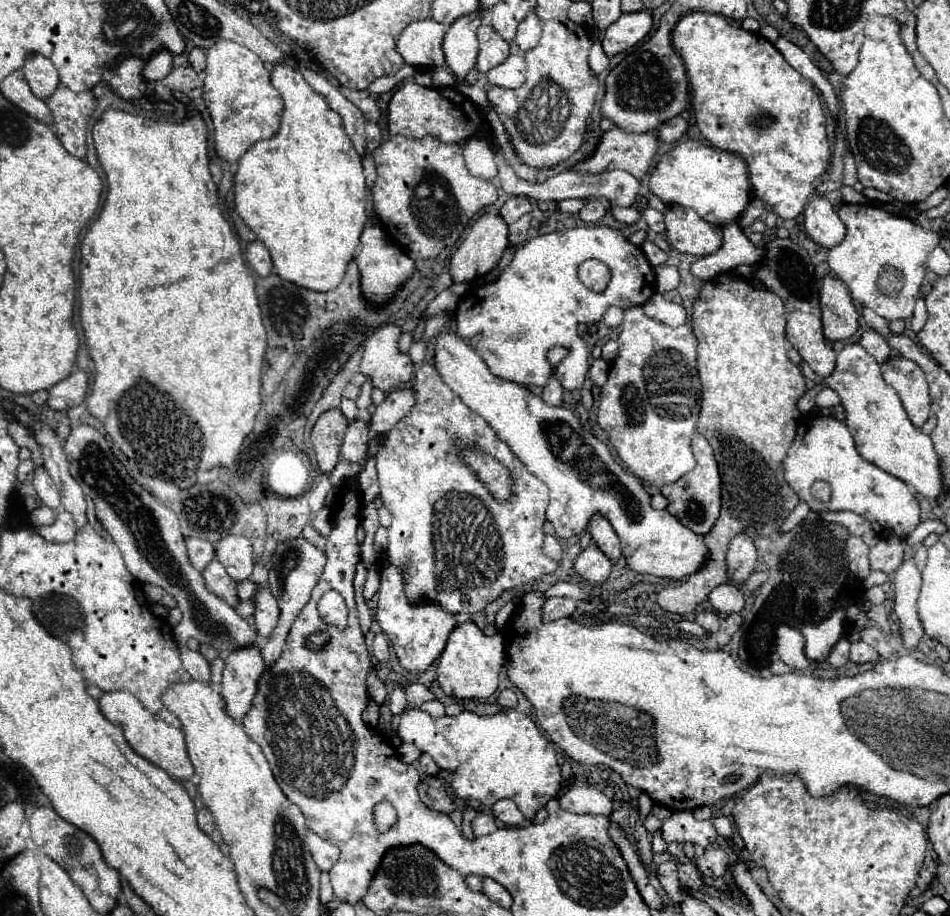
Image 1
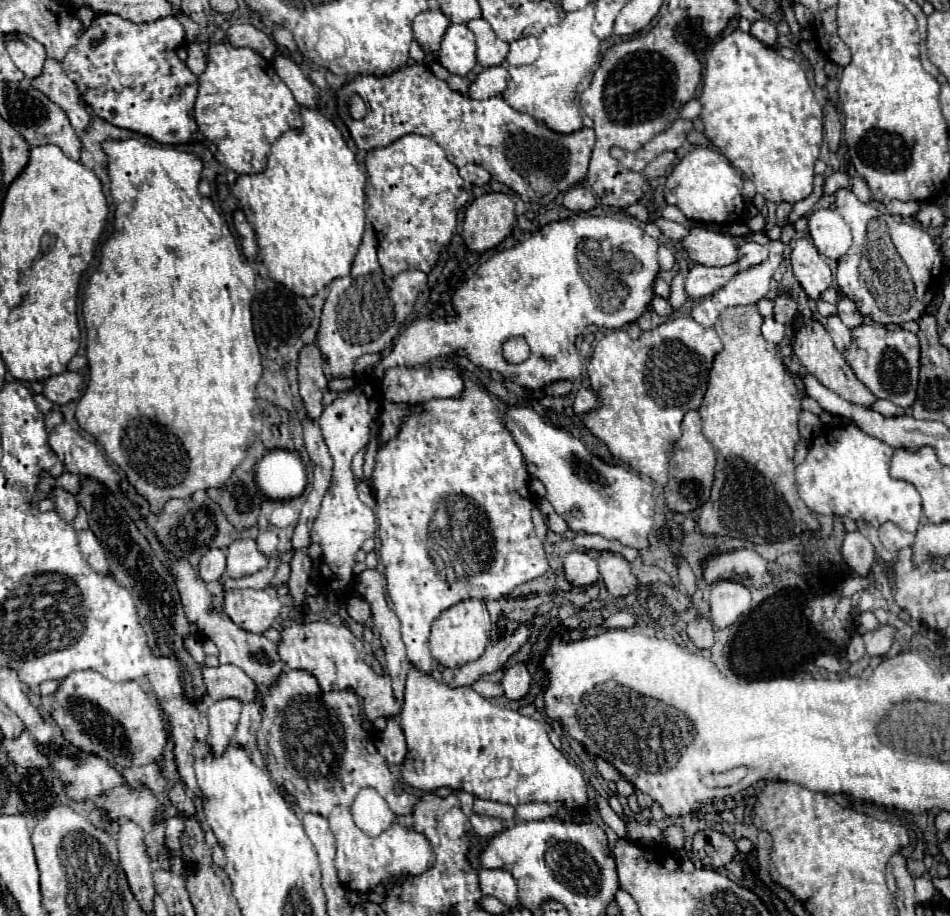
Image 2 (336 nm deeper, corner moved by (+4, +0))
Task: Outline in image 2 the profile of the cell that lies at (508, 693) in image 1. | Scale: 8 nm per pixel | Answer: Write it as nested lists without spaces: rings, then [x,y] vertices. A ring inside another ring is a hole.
[[[516,663],[508,669],[504,669],[504,677],[502,677],[502,687],[508,699],[522,699],[528,689],[530,689],[530,673],[528,673],[528,665],[526,663]]]

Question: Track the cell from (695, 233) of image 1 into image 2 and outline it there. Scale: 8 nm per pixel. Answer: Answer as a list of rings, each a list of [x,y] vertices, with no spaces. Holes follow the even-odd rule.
[[[702,225],[692,227],[682,245],[694,263],[706,267],[726,267],[738,261],[736,239],[718,231],[706,231]]]

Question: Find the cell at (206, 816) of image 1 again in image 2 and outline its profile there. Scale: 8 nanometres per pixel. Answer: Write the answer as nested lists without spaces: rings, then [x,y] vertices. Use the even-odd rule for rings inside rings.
[[[172,817],[172,819],[166,819],[166,837],[164,837],[164,843],[168,843],[168,849],[172,851],[180,851],[180,835],[184,831],[184,823],[180,817]]]

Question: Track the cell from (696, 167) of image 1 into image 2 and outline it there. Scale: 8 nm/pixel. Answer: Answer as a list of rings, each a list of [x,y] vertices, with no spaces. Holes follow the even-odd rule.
[[[694,147],[668,175],[664,197],[668,205],[676,205],[688,219],[698,223],[726,223],[744,219],[742,177],[730,161],[716,149]]]

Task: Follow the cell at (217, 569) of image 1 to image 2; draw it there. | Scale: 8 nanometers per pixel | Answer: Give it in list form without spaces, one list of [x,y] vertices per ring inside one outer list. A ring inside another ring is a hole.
[[[242,589],[228,591],[224,597],[224,613],[244,631],[264,633],[272,627],[274,619],[280,615],[282,603],[274,593]]]

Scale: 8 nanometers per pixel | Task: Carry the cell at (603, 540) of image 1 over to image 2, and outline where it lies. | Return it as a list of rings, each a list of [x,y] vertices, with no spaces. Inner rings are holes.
[[[604,551],[598,559],[598,569],[600,569],[600,577],[610,595],[624,597],[636,591],[638,579],[630,571],[630,563],[620,553]]]

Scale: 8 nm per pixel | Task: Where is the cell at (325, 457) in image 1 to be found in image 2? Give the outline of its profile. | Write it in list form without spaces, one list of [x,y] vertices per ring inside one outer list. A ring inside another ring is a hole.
[[[304,345],[298,355],[298,385],[310,419],[318,419],[322,413],[322,395],[328,387],[328,379],[322,371],[322,355],[316,345]]]

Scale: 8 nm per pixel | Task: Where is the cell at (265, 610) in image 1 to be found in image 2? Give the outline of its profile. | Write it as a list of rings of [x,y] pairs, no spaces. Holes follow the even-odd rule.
[[[286,621],[278,653],[288,669],[300,669],[314,675],[322,691],[352,689],[362,699],[362,711],[370,721],[378,717],[396,717],[400,713],[400,701],[394,697],[390,675],[374,673],[374,669],[364,661],[362,641],[342,625],[332,625],[328,621]]]

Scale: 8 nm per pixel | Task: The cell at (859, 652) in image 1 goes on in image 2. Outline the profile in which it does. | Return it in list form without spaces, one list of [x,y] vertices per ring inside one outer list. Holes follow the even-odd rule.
[[[880,625],[878,629],[864,633],[862,637],[864,637],[864,643],[866,643],[866,653],[870,657],[886,655],[888,649],[892,647],[894,639],[896,639],[896,629],[892,625]]]

